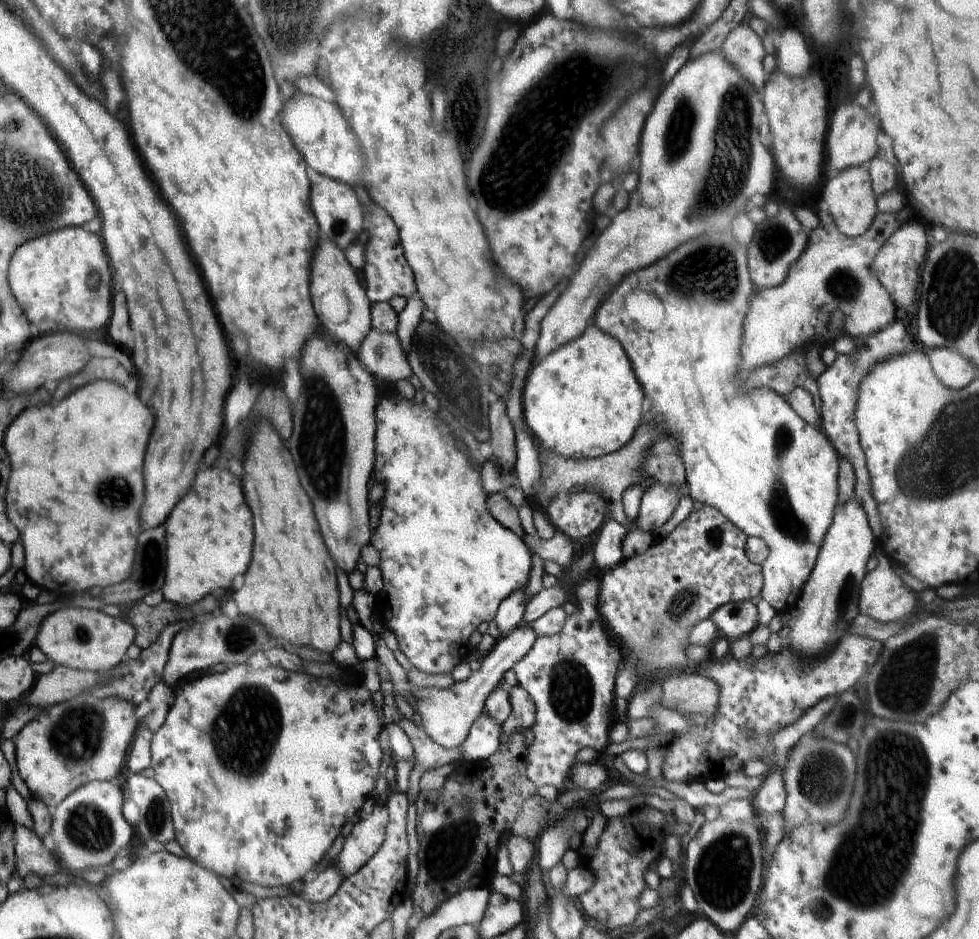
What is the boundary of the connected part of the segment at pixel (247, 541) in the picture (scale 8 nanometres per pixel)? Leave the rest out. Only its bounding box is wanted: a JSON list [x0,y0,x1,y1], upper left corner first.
[161,468,254,607]

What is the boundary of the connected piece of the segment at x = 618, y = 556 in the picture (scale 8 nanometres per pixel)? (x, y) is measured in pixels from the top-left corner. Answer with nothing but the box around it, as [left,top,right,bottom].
[594,518,628,567]

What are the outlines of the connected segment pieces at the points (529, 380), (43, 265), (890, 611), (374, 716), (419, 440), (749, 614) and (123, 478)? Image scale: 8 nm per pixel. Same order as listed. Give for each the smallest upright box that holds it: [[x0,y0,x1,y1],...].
[[522,322,642,459],[8,228,110,334],[858,556,918,623],[151,662,385,888],[369,396,532,674],[709,601,758,640],[4,379,154,596]]

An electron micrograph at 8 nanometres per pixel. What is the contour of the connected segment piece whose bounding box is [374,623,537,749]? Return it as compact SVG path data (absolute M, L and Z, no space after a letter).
M528 624L518 625L510 634L500 637L491 650L480 660L480 668L472 671L470 676L463 681L454 681L447 689L438 687L414 688L408 681L404 668L396 661L394 653L386 647L384 639L380 636L375 641L375 655L380 663L390 674L393 690L407 700L407 703L420 714L422 728L428 736L447 749L458 749L464 742L468 731L474 721L485 710L485 702L490 693L503 682L504 672L512 667L532 648L537 634Z

